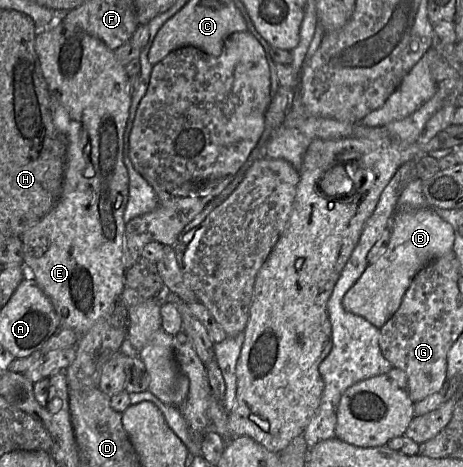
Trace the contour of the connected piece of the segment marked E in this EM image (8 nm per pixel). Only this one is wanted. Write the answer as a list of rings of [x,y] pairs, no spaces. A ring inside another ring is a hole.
[[[61,17],[53,24],[40,29],[35,39],[35,50],[40,62],[43,77],[47,83],[54,126],[62,132],[68,140],[67,161],[64,172],[62,193],[55,207],[41,220],[25,230],[20,236],[23,246],[23,260],[27,274],[37,283],[39,288],[50,299],[60,319],[60,326],[74,330],[81,338],[100,319],[110,316],[117,300],[124,290],[125,268],[123,264],[123,244],[126,223],[124,212],[129,198],[129,176],[123,160],[123,135],[129,116],[131,93],[129,90],[129,76],[125,66],[116,59],[114,50],[108,48],[100,39],[74,26],[65,26]]]

